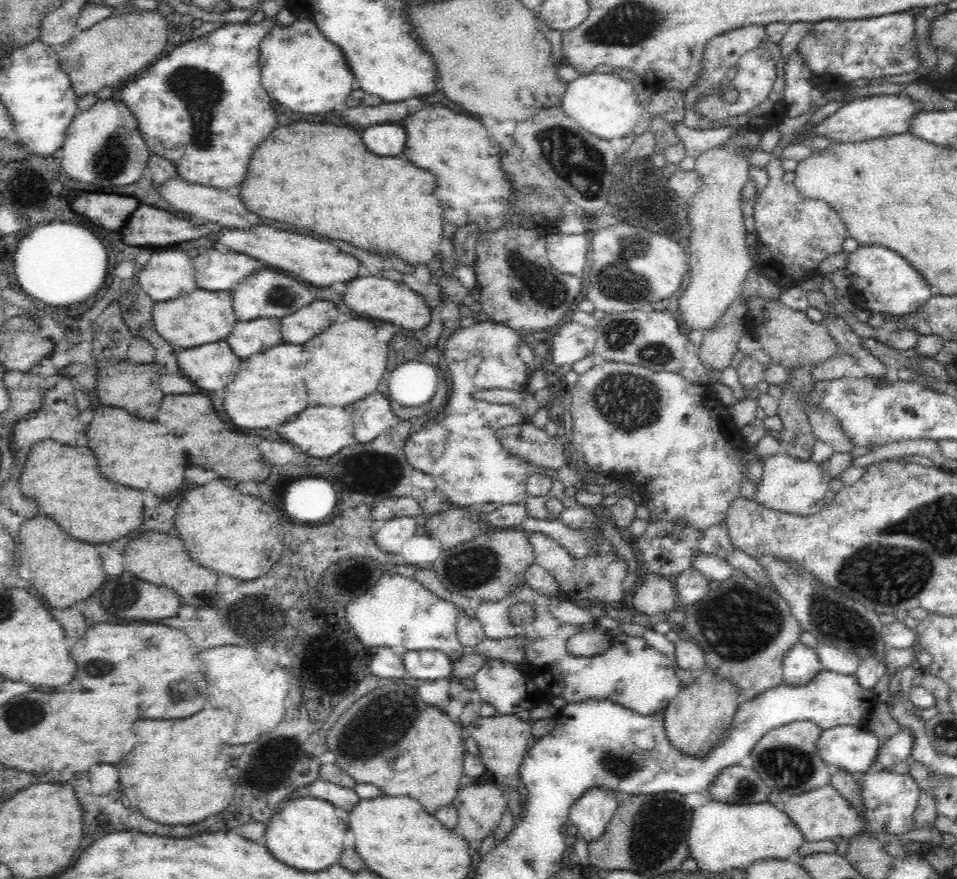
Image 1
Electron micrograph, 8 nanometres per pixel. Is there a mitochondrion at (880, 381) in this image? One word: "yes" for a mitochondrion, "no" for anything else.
no

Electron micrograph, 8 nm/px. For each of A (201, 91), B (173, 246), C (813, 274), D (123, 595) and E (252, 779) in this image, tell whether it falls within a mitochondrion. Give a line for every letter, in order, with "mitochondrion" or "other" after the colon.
A: mitochondrion
B: other
C: other
D: mitochondrion
E: other

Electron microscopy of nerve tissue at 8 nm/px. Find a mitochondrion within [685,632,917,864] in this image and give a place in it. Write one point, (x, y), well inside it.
(789, 766)

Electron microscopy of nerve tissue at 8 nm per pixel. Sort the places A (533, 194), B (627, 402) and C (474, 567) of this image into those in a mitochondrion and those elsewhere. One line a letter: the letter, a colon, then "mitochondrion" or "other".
A: mitochondrion
B: mitochondrion
C: mitochondrion

